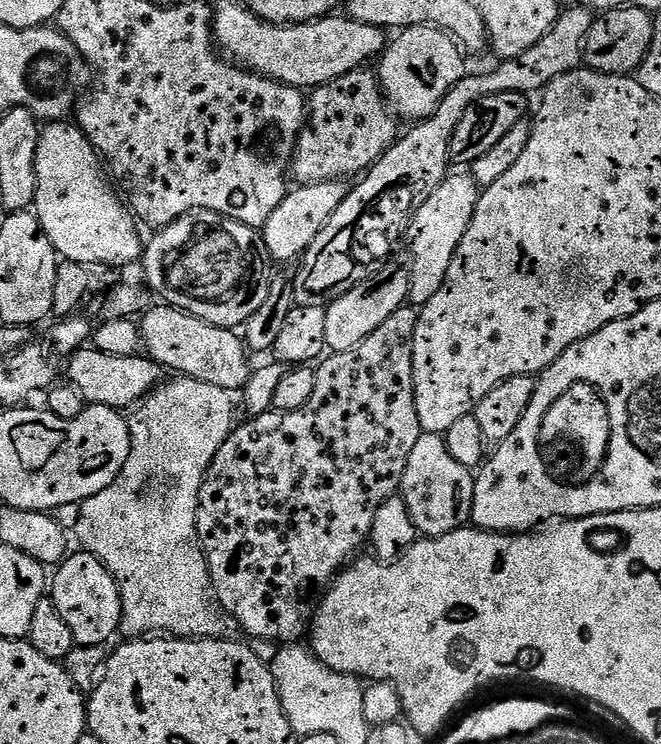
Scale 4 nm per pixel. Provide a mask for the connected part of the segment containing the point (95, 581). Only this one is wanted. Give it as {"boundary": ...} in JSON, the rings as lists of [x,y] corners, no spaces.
{"boundary":[[[76,550],[65,556],[53,572],[56,573],[50,576],[50,599],[58,614],[62,614],[66,626],[70,626],[70,634],[74,634],[77,644],[107,645],[108,639],[120,632],[122,598],[106,566],[102,566],[102,562],[88,552]]]}

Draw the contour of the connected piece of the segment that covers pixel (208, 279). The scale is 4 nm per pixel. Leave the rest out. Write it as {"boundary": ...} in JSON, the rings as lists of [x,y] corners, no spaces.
{"boundary":[[[199,208],[187,212],[170,226],[159,229],[152,241],[147,241],[142,252],[144,276],[148,279],[147,287],[160,295],[163,303],[189,312],[192,316],[202,318],[219,328],[239,329],[247,324],[257,310],[266,302],[270,281],[268,281],[268,264],[270,257],[264,245],[264,237],[257,229],[246,226],[221,212],[211,212]]]}

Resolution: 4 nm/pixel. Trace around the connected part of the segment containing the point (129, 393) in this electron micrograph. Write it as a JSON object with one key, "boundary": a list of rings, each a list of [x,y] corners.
{"boundary":[[[85,346],[80,351],[73,352],[67,364],[67,379],[82,394],[82,398],[88,404],[101,404],[121,410],[131,409],[162,380],[160,365],[144,354],[111,356],[105,352],[96,351],[95,347]]]}

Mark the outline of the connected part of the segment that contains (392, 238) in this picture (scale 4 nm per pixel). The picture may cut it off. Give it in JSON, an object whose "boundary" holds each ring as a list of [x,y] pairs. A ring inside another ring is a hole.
{"boundary":[[[565,7],[548,34],[530,46],[530,50],[500,62],[493,72],[484,72],[481,76],[464,75],[450,94],[442,98],[438,110],[434,110],[432,116],[413,123],[412,129],[405,136],[403,133],[392,147],[386,149],[382,158],[359,177],[360,185],[353,187],[342,206],[334,210],[322,234],[314,238],[302,257],[304,269],[297,274],[294,283],[295,303],[299,306],[327,306],[342,298],[342,294],[354,290],[354,286],[365,279],[368,264],[379,265],[387,261],[395,253],[392,251],[396,243],[407,237],[412,215],[450,174],[454,130],[458,130],[458,124],[466,118],[466,112],[490,94],[543,93],[554,78],[562,78],[562,74],[581,67],[586,60],[586,41],[593,23],[591,8]],[[344,252],[353,256],[357,264],[347,260]]]}

